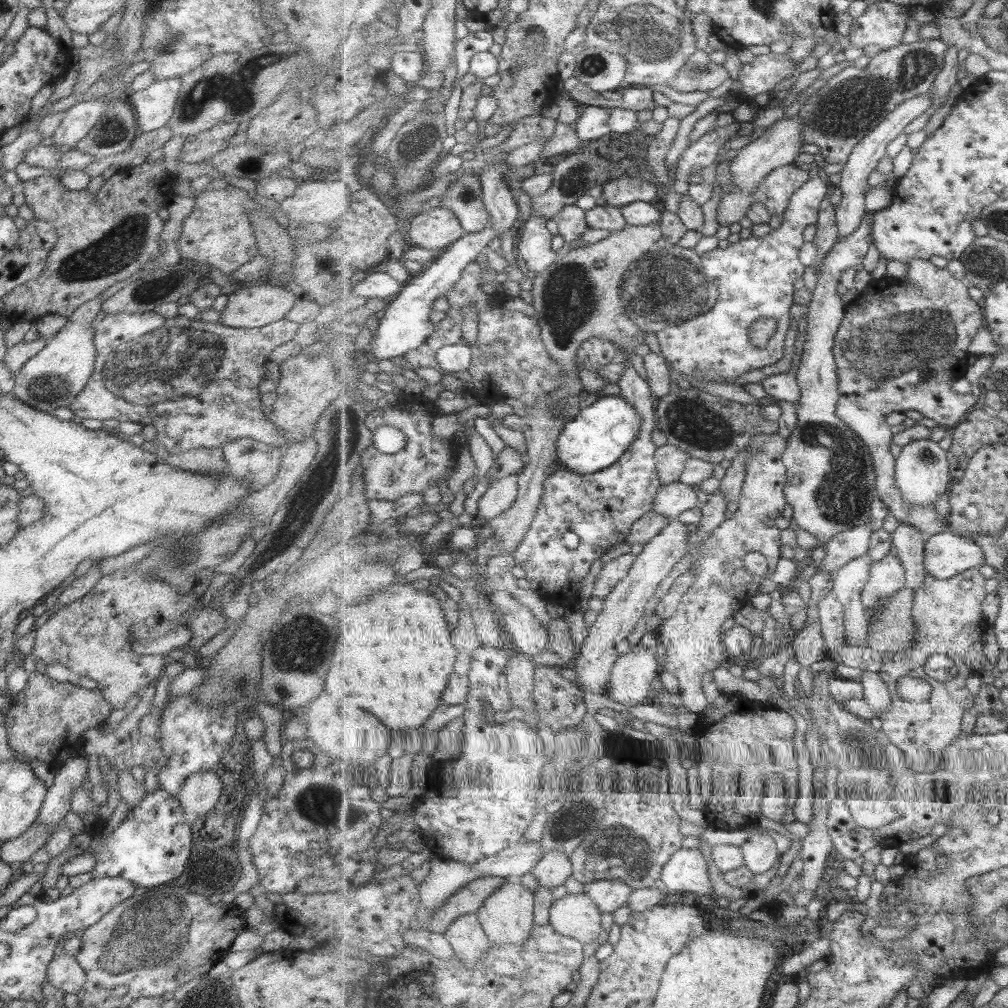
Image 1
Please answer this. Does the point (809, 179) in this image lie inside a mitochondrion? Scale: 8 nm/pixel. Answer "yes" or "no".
no

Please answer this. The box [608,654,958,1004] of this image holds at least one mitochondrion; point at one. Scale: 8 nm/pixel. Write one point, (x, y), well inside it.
(856, 741)

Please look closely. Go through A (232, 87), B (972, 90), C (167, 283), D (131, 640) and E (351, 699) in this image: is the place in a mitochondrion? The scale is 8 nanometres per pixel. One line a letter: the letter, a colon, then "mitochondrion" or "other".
A: mitochondrion
B: other
C: mitochondrion
D: other
E: other

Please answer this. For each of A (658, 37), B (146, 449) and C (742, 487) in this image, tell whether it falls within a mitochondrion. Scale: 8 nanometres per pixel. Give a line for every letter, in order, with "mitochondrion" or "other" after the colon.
A: mitochondrion
B: other
C: other

